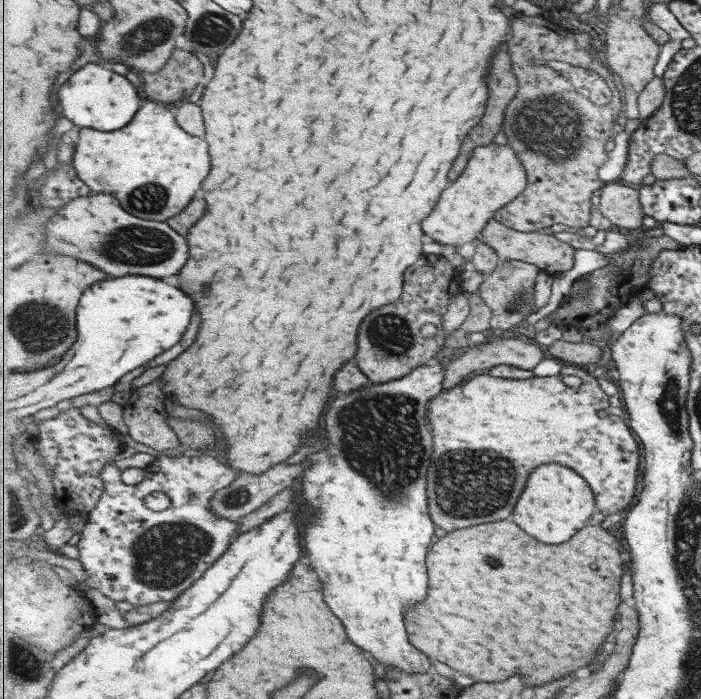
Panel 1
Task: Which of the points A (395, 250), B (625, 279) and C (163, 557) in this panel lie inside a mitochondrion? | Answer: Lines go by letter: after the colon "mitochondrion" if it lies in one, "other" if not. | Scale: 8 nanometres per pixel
A: other
B: other
C: mitochondrion

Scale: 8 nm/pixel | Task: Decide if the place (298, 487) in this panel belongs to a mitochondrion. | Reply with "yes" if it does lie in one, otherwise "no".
no

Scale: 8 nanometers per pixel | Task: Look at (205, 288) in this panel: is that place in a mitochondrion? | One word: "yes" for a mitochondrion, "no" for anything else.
no

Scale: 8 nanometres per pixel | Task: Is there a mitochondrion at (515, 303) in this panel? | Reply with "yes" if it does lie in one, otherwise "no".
yes

